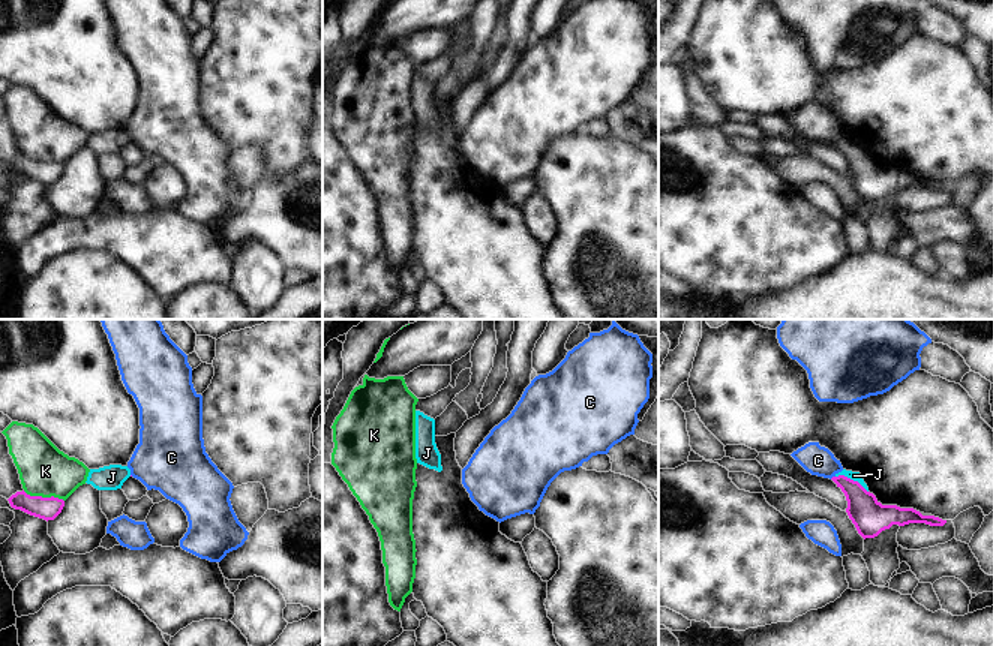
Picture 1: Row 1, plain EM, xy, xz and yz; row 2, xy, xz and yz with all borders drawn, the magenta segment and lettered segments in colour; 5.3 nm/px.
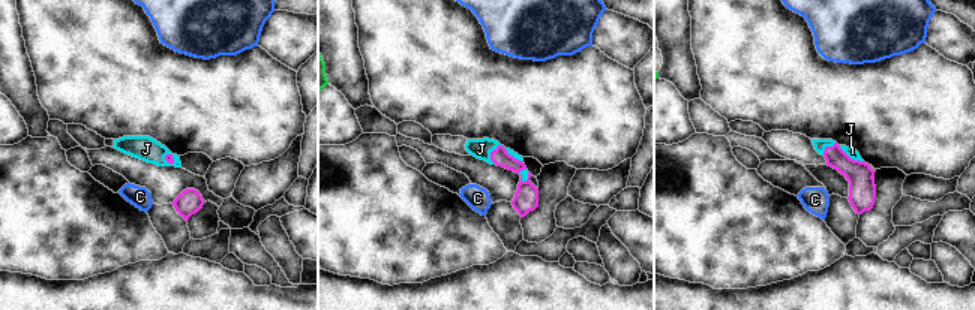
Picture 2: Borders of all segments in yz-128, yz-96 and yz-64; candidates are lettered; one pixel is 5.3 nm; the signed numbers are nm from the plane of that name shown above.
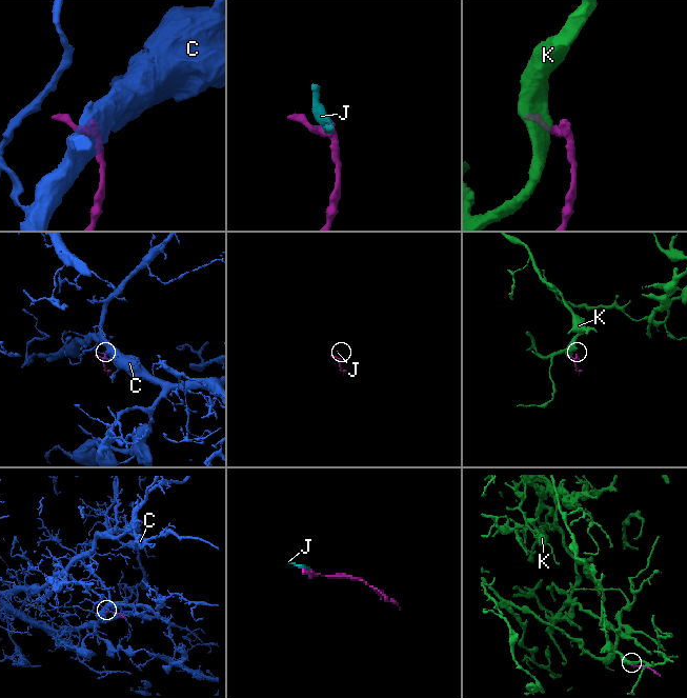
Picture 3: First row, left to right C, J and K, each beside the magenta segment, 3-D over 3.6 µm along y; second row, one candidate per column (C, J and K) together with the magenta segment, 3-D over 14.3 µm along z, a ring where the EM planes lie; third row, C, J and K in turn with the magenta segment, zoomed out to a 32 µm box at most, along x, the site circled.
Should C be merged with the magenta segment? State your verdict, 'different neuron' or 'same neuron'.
different neuron

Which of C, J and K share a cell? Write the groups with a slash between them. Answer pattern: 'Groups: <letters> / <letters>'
Groups: C / J / K

